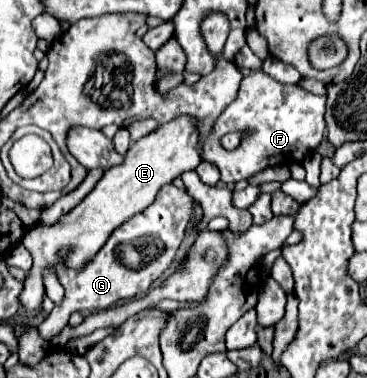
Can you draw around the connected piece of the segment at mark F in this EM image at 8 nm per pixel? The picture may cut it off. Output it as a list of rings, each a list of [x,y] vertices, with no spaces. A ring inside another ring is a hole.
[[[252,72],[242,78],[238,96],[214,122],[212,132],[204,140],[202,160],[214,164],[220,170],[220,180],[224,184],[236,184],[246,180],[268,166],[278,162],[302,162],[306,154],[314,152],[322,138],[326,136],[324,122],[326,96],[316,96],[300,88],[298,84],[282,84],[264,72]],[[234,130],[252,130],[238,150],[222,150],[220,138]]]

